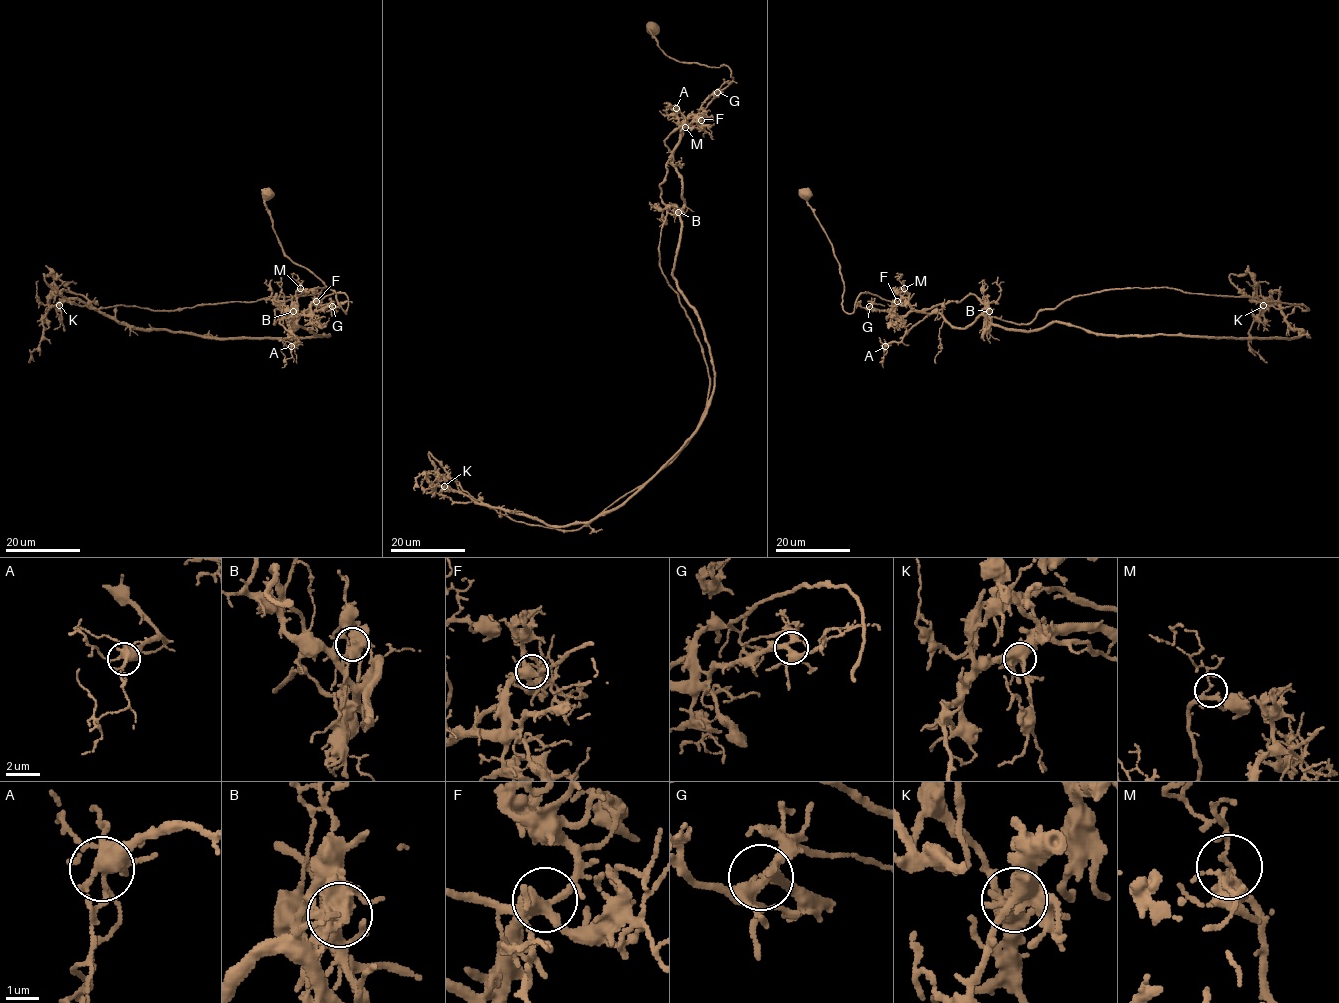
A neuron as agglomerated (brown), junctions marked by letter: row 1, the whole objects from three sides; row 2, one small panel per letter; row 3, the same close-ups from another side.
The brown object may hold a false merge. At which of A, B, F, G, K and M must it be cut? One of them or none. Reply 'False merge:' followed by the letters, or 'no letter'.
False merge: B

